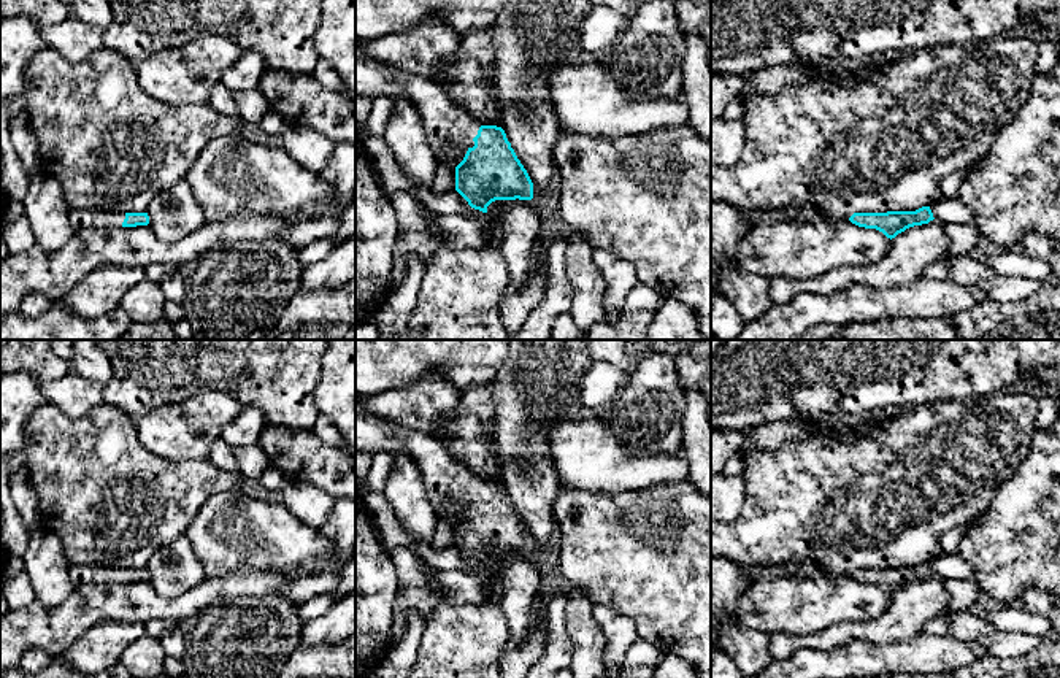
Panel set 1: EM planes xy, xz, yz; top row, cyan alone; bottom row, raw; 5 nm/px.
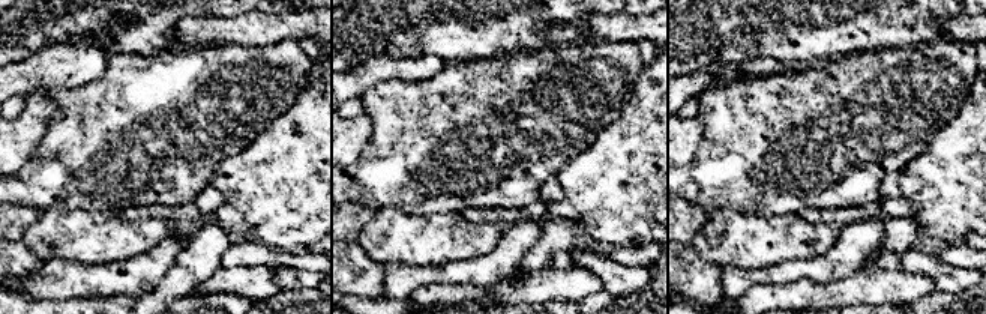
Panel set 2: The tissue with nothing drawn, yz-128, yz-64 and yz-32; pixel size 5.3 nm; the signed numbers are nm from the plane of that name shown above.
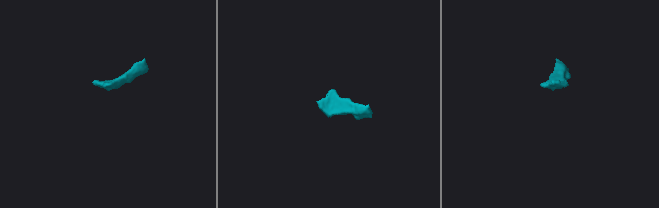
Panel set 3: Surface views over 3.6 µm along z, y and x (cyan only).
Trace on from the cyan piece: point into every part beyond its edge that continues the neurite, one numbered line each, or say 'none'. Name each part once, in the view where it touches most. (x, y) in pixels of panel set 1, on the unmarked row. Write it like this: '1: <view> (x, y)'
1: xz (445, 478)

